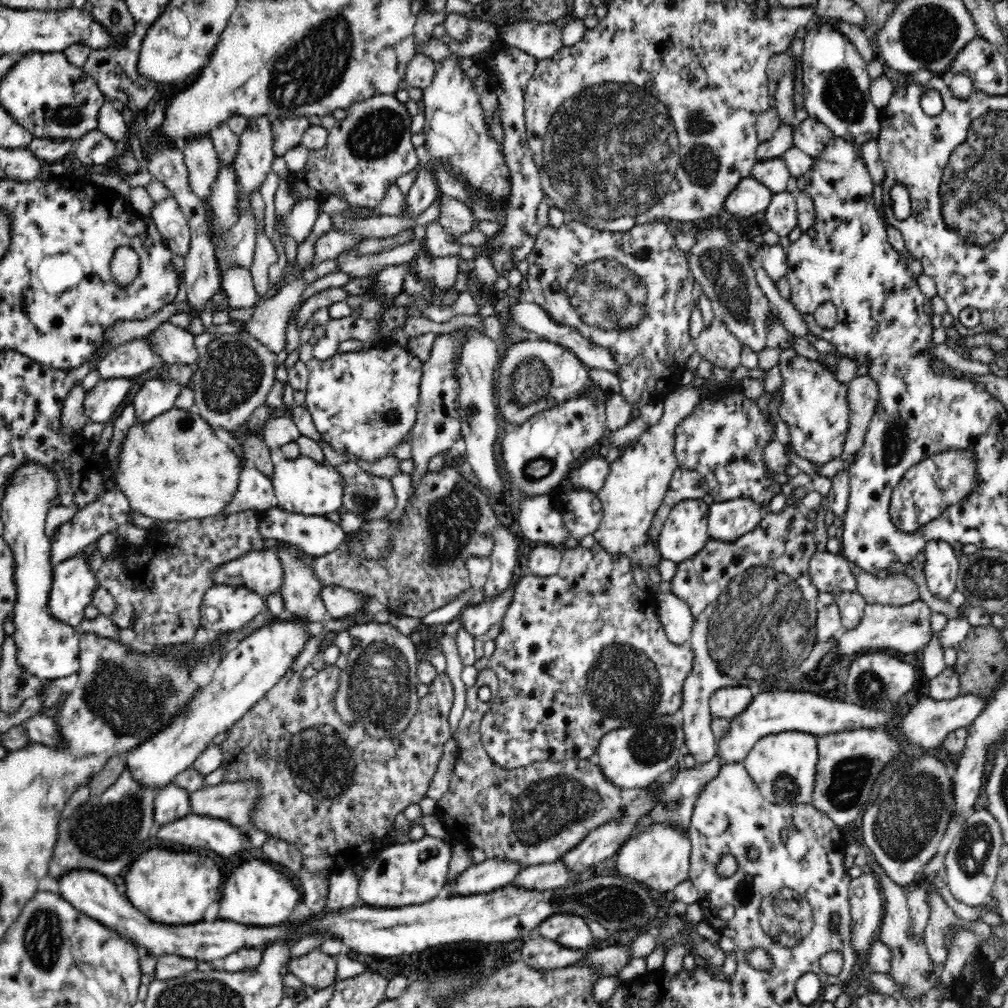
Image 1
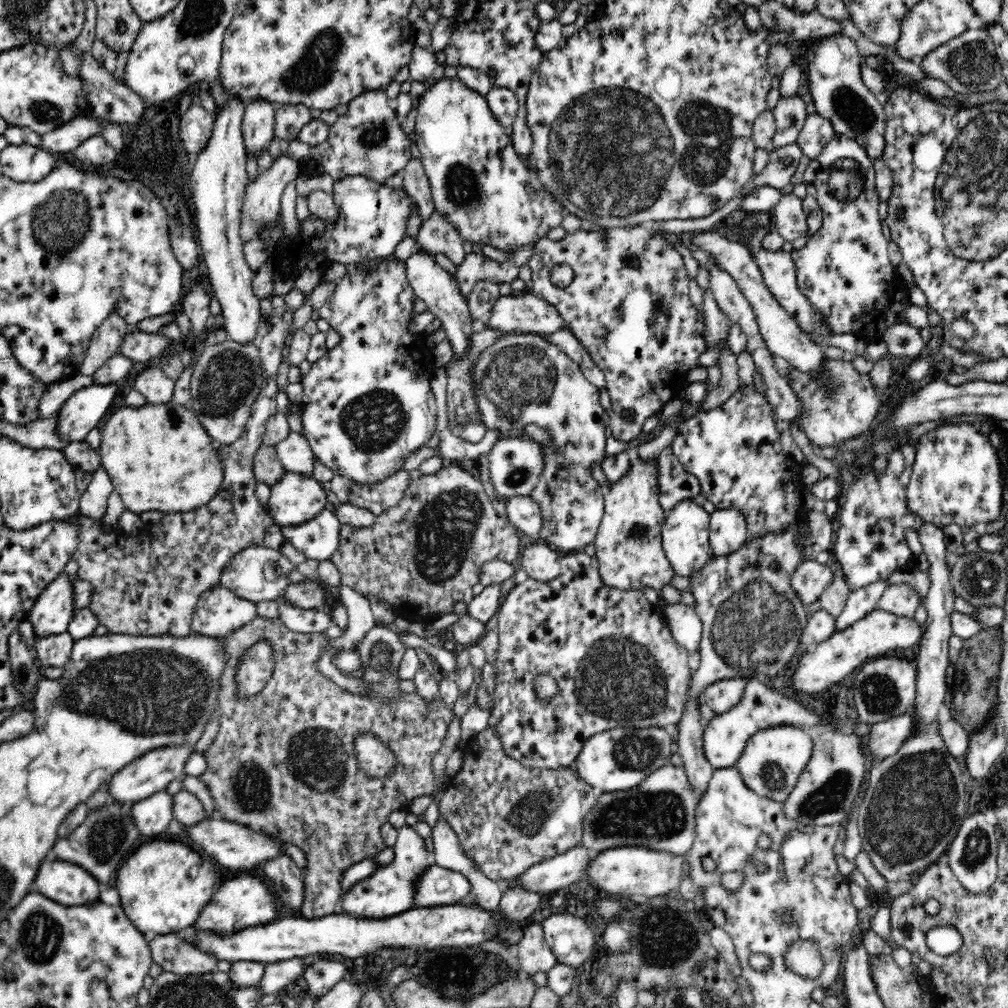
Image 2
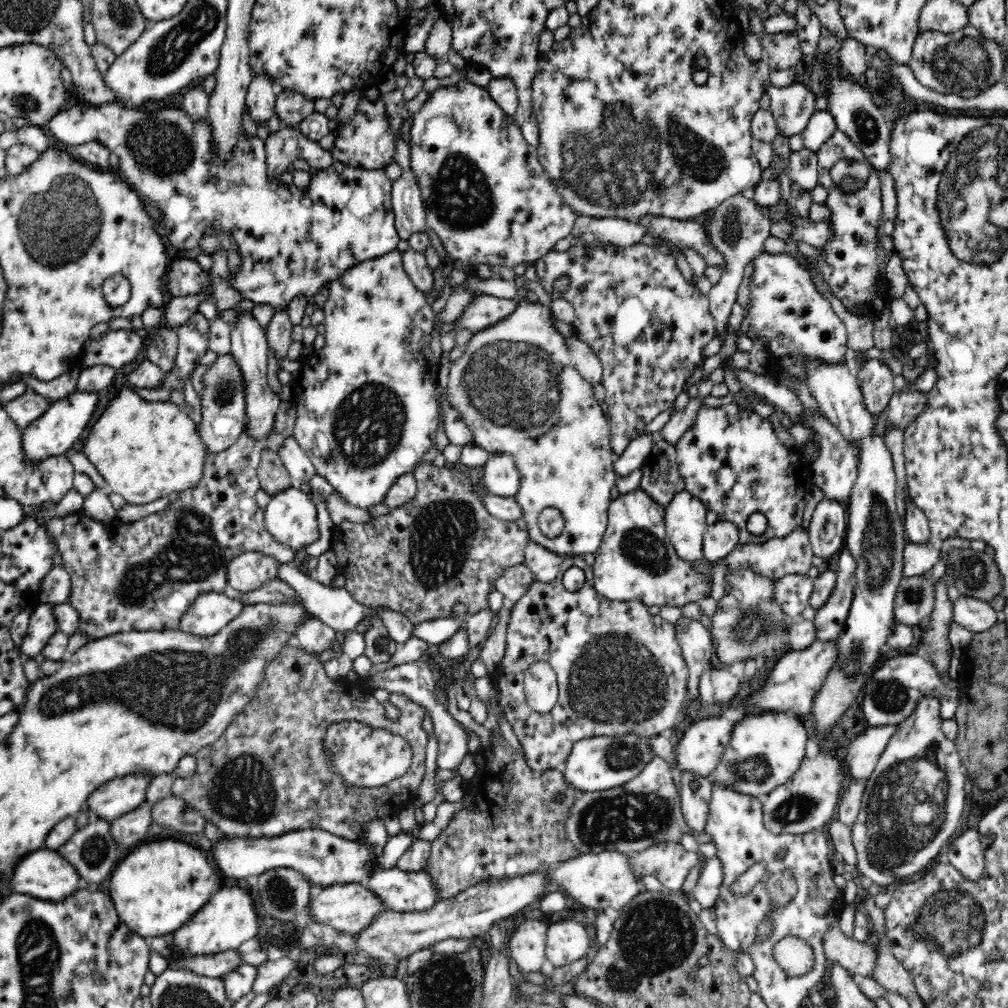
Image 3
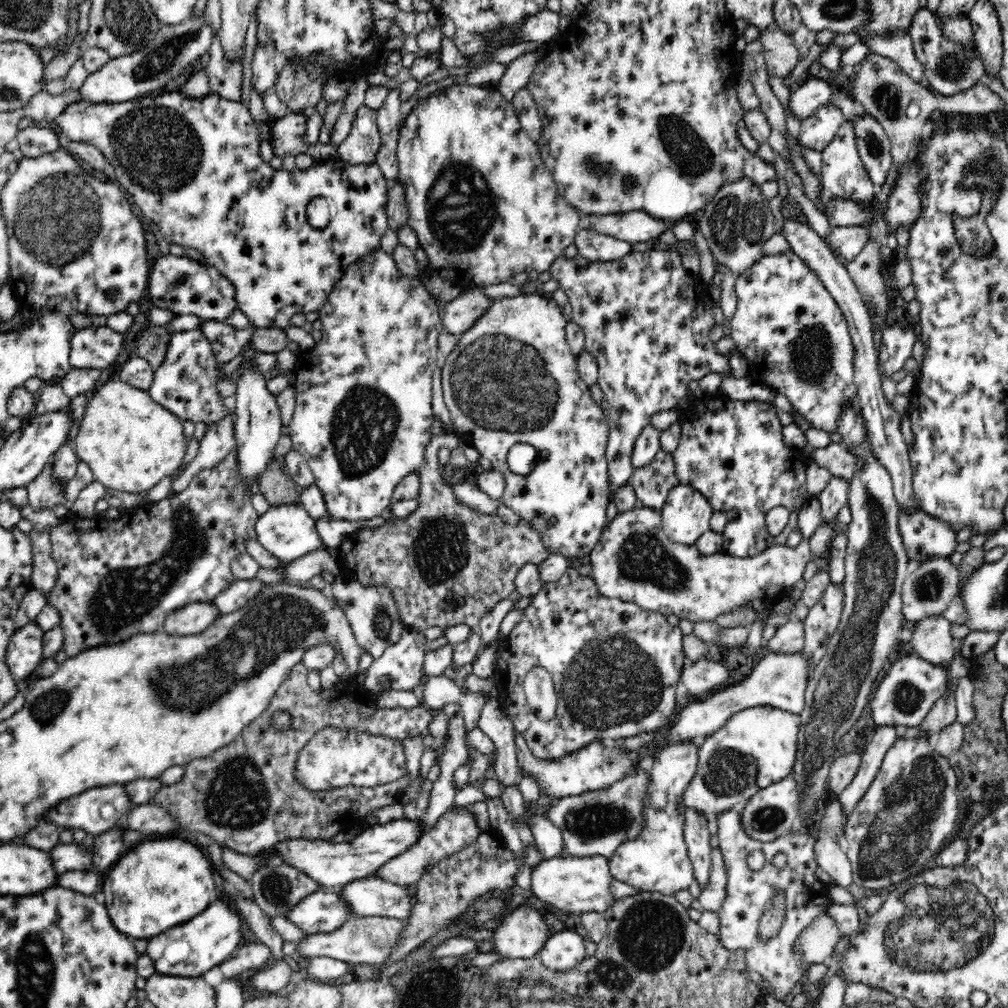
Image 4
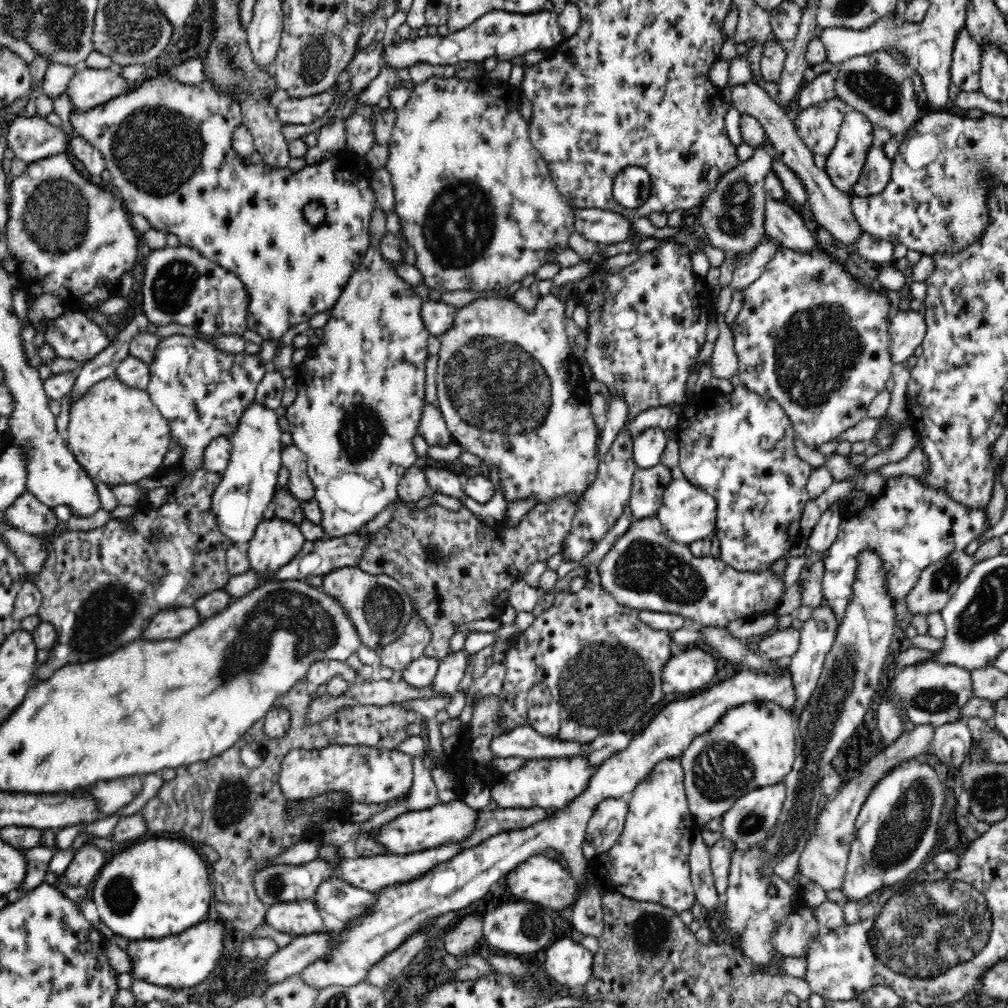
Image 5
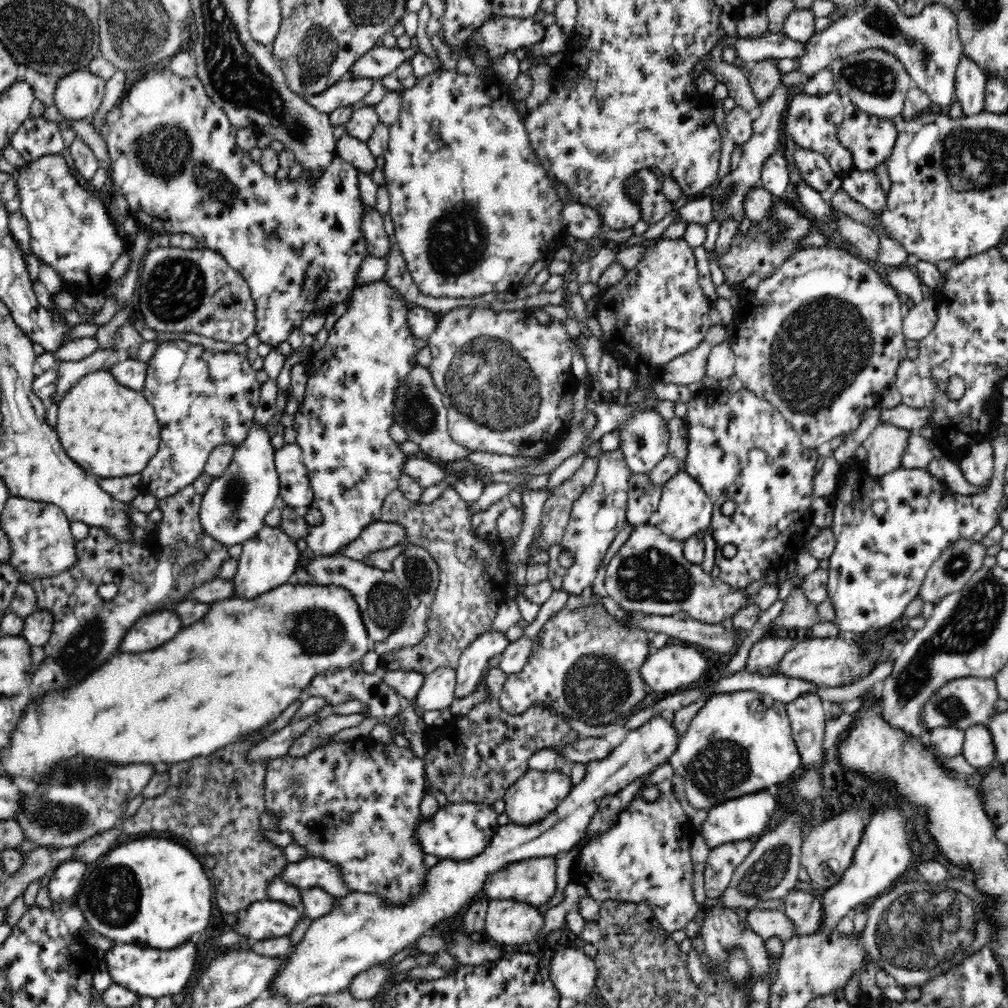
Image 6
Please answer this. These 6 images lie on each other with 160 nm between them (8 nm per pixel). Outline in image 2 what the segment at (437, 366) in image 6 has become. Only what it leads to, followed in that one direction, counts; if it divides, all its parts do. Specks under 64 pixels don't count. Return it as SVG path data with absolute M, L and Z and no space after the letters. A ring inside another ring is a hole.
M508 332L500 334L494 343L490 346L485 347L480 351L480 355L473 363L472 370L472 383L474 386L474 395L475 400L478 406L478 413L480 413L480 419L482 425L492 432L497 432L499 434L498 440L510 440L510 438L523 438L523 440L531 440L535 442L531 437L525 436L525 429L529 425L536 425L545 431L548 431L550 439L552 439L553 445L545 446L541 443L537 443L542 447L544 451L544 466L542 466L542 472L540 472L540 478L534 486L533 492L529 495L540 507L542 513L542 528L540 528L540 534L538 537L542 537L546 544L554 544L556 548L559 548L558 551L568 552L582 552L582 549L589 544L593 544L594 539L596 538L596 533L598 532L602 517L605 512L605 501L604 496L606 494L605 490L600 486L598 481L592 477L592 469L594 465L600 465L603 463L603 460L609 455L606 454L606 442L610 432L608 430L608 421L609 416L607 410L601 406L600 403L600 392L599 389L591 384L588 379L584 377L584 374L581 372L581 369L572 361L565 352L562 352L562 349L556 344L552 344L548 339L546 334L540 332Z

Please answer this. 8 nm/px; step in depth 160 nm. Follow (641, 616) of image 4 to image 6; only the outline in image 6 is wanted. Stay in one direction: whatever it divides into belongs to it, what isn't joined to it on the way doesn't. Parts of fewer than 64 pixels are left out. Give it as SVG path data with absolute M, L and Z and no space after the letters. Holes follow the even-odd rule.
M602 605L587 606L580 609L574 609L573 611L567 610L564 607L543 625L538 636L540 636L540 643L542 643L542 646L540 646L530 657L530 660L526 663L522 672L509 674L507 676L507 681L503 685L503 689L499 696L499 703L503 710L508 714L520 714L532 705L551 703L557 710L563 712L566 716L578 718L578 720L582 720L582 722L586 722L586 724L610 724L614 718L618 718L622 721L626 719L626 717L632 715L635 710L638 709L638 703L644 697L648 697L652 693L648 689L648 686L645 686L642 677L640 677L640 666L642 666L644 660L648 658L648 654L650 654L650 651L648 651L650 640L648 640L647 632L642 629L632 629L632 627L622 627L622 625L618 625L618 621L616 621Z

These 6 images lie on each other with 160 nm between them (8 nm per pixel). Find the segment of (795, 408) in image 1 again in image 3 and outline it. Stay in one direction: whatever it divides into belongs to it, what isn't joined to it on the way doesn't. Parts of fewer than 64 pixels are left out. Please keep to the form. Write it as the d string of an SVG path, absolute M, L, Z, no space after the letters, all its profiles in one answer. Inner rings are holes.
M871 359L859 367L853 367L860 380L866 409L872 415L880 415L887 410L894 392L894 373L884 360Z

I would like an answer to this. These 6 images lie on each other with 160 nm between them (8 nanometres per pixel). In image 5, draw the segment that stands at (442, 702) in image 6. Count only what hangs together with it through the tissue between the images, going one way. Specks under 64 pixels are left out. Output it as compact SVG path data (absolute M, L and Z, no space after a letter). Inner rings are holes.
M454 651L439 662L432 682L434 697L452 698L454 696L465 674L466 656L465 651Z

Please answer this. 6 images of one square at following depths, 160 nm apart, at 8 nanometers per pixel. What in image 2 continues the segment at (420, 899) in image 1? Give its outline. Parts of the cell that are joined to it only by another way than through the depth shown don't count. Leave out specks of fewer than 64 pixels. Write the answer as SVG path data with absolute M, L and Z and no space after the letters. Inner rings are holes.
M404 824L398 829L394 846L396 859L386 868L378 870L369 878L358 882L352 888L343 892L342 914L348 914L361 920L384 920L413 909L415 881L428 867L428 852L425 840L422 839L412 825Z

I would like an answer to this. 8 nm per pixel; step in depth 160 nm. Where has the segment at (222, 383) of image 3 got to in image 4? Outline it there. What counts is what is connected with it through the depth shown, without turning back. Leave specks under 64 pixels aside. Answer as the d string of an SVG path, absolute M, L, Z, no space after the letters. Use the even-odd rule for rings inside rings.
M234 416L220 420L220 424L207 428L204 438L193 460L187 464L184 472L172 481L171 494L179 494L188 487L193 476L203 470L218 466L236 446L234 437Z

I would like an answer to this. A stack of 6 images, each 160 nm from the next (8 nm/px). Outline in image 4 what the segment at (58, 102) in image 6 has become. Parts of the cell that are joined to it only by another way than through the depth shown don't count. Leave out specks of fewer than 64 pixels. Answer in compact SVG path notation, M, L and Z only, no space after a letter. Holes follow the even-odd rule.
M189 17L178 26L162 25L162 30L146 48L129 55L111 58L102 68L90 72L79 88L82 101L92 104L120 103L147 96L151 92L162 91L168 80L178 76L188 64L194 64L202 56L206 57L212 42L212 33L202 17Z

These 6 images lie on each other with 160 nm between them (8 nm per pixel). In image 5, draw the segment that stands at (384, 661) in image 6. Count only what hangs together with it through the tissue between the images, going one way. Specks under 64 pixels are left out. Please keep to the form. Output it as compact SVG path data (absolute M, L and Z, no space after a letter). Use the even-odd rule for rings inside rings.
M612 397L607 408L607 422L596 445L596 455L601 459L614 444L619 432L628 422L628 403L624 397ZM565 495L548 503L538 503L518 526L511 527L503 522L485 525L465 507L458 512L437 504L411 510L400 497L397 496L396 500L396 511L391 520L374 533L373 541L364 549L357 566L370 574L386 574L402 584L412 599L413 608L417 608L419 617L423 618L431 632L430 643L422 655L438 662L454 652L450 648L450 640L458 634L459 626L496 616L508 605L508 588L523 578L531 564L544 563L550 556L562 551L577 502L574 495Z

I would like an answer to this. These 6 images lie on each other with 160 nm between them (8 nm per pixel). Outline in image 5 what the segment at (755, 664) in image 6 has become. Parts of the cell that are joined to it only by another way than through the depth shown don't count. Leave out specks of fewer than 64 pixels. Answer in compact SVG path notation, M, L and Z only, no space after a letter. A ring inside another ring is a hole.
M793 627L779 630L770 628L770 634L760 638L758 654L762 651L770 660L790 660L800 646L801 633Z

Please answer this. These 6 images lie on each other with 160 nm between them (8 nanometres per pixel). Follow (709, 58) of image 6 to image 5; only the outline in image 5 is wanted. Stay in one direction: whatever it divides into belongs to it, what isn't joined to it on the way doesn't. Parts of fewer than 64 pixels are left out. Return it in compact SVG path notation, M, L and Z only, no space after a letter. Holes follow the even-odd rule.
M753 81L744 82L738 88L734 88L731 98L732 103L741 114L747 114L758 119L758 122L760 122L766 131L769 142L773 144L773 148L778 155L778 160L787 168L794 171L794 174L800 178L801 183L806 187L808 193L807 204L813 212L814 219L822 228L826 228L834 238L844 242L848 246L854 247L859 238L864 234L864 230L854 216L851 205L852 196L838 189L830 180L828 173L819 170L814 165L813 152L798 136L794 123L786 115L786 110L780 107L766 90L753 83Z

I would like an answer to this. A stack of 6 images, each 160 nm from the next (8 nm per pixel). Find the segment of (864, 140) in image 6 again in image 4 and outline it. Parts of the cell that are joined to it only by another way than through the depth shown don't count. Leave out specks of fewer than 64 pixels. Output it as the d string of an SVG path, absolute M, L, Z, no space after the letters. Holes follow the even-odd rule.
M844 121L836 133L835 139L828 143L822 151L821 182L823 190L829 194L830 198L840 197L842 199L853 199L870 204L872 196L877 191L876 186L870 180L868 171L865 170L859 148L856 142L855 126L853 121Z

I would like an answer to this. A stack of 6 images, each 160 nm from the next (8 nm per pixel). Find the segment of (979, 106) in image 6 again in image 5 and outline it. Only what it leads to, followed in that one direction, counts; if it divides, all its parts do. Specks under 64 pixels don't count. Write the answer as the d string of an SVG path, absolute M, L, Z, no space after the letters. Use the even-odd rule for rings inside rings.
M966 28L960 30L954 43L951 82L966 92L976 92L980 88L981 54L978 43L970 37Z

